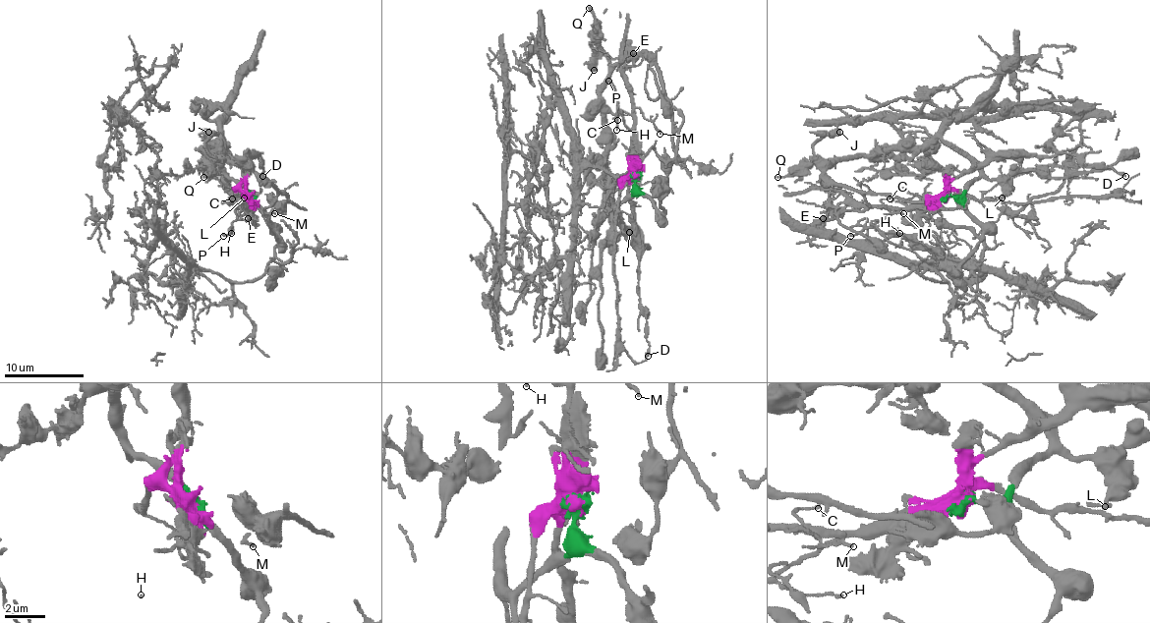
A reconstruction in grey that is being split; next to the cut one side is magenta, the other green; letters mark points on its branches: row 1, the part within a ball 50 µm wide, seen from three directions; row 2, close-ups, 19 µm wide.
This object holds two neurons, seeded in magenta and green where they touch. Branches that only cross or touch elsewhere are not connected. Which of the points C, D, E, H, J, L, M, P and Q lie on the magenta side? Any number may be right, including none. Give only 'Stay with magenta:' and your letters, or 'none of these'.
Stay with magenta: C, D, E, H, M, P

